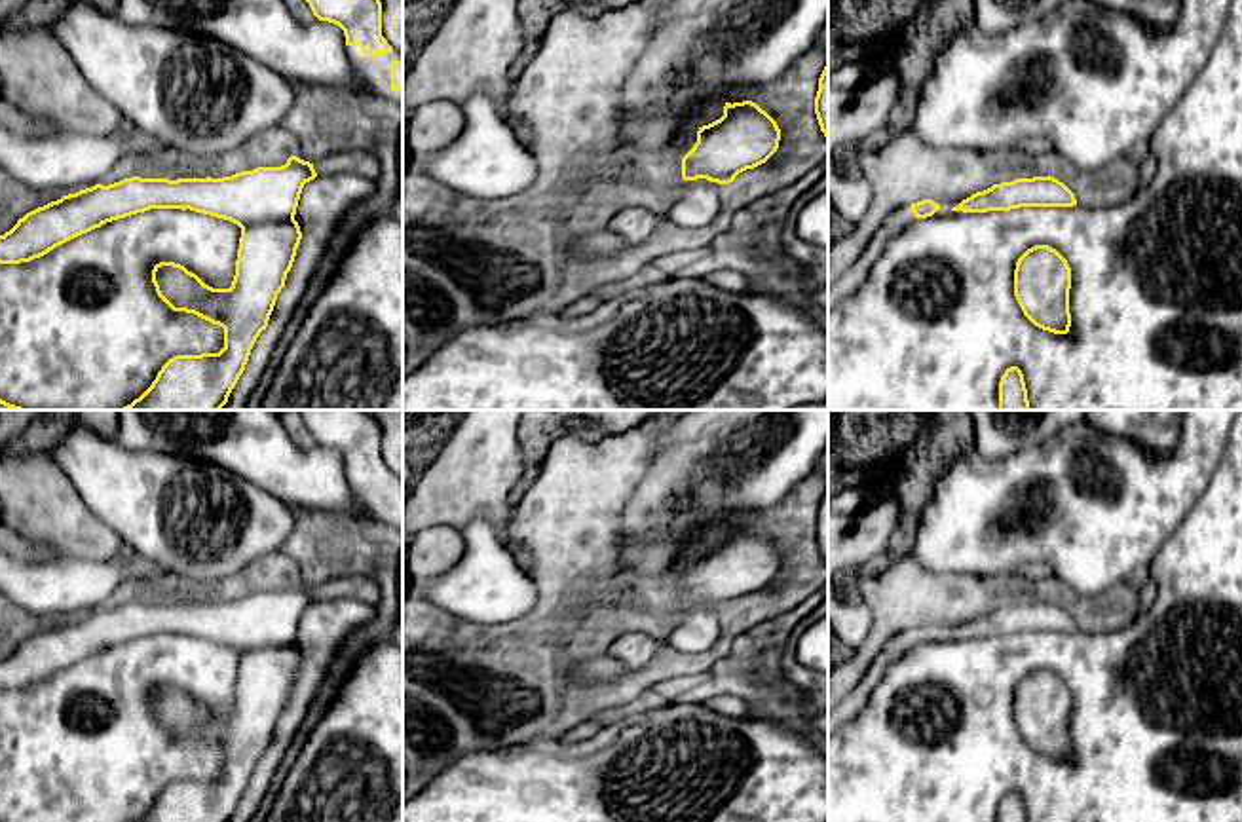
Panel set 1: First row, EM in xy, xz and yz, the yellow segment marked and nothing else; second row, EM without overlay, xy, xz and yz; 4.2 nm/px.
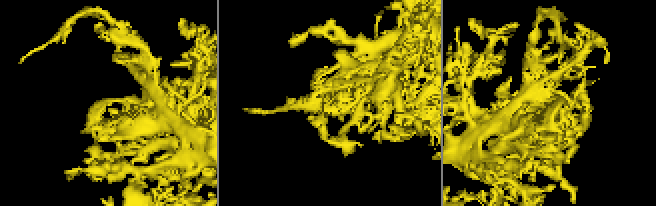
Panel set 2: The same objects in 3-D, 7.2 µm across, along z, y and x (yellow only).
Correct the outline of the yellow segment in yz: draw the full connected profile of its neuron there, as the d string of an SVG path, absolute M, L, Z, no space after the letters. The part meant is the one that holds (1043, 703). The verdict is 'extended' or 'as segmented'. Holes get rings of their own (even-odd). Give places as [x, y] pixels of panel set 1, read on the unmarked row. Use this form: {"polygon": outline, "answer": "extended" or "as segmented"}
{"polygon": "M1035 670L1018 683L1014 721L1035 752L1054 759L1069 757L1069 714L1071 693L1056 674Z", "answer": "as segmented"}

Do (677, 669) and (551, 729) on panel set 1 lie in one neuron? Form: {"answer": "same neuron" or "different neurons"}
{"answer": "same neuron"}

